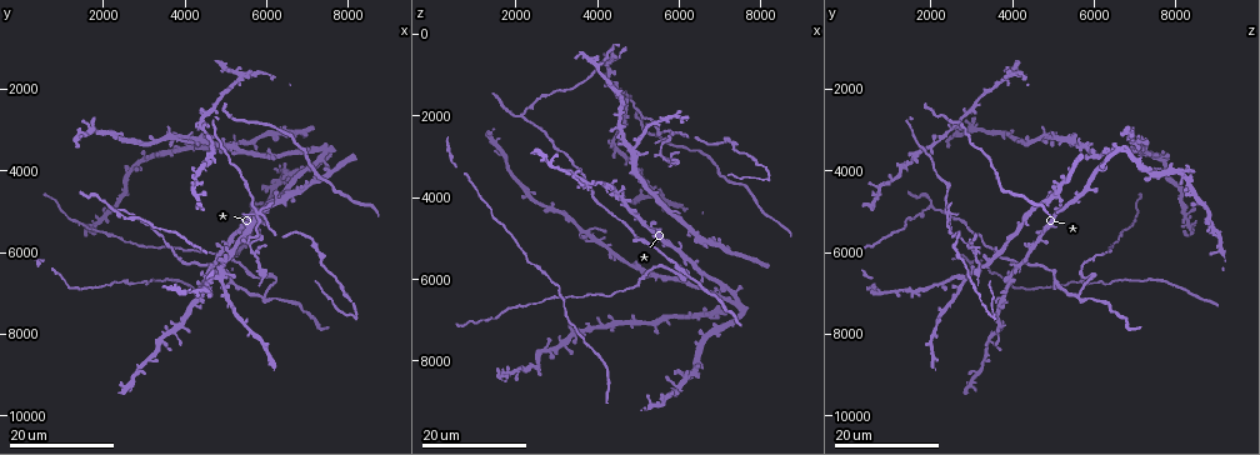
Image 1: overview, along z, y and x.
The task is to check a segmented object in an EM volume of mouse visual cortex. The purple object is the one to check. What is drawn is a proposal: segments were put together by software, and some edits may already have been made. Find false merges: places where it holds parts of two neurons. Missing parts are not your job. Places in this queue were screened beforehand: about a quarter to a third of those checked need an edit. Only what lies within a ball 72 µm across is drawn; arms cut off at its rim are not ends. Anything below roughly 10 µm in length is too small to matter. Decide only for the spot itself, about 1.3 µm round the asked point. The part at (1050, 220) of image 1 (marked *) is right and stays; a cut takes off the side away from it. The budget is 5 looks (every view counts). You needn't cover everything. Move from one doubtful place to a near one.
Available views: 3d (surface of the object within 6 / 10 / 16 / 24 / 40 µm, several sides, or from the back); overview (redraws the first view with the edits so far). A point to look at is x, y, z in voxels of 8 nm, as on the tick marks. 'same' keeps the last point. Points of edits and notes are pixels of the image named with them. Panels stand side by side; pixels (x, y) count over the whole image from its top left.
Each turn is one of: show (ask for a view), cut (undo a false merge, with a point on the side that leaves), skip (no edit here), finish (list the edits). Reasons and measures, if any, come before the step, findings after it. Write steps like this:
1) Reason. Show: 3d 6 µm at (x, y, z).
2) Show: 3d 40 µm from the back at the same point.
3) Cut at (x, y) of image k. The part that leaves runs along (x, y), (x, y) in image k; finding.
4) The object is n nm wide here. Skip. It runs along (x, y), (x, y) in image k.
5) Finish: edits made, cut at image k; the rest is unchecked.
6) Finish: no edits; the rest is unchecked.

Looks like a crossing. Show: 3d 24 µm at (5800, 5050, 2450).

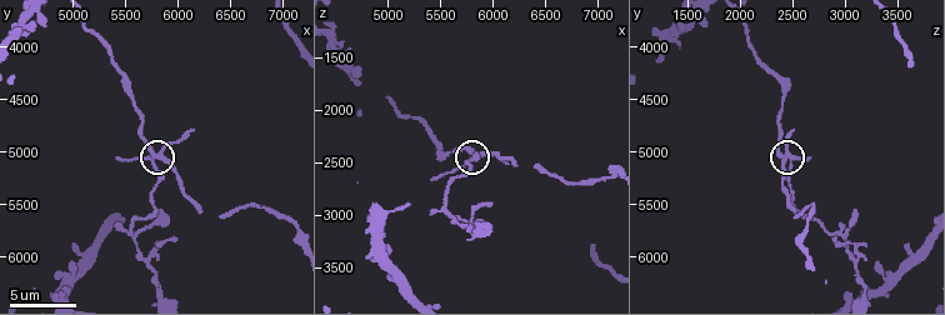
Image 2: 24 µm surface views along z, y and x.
Show: 3d 10 µm at (5820, 5040, 2400).

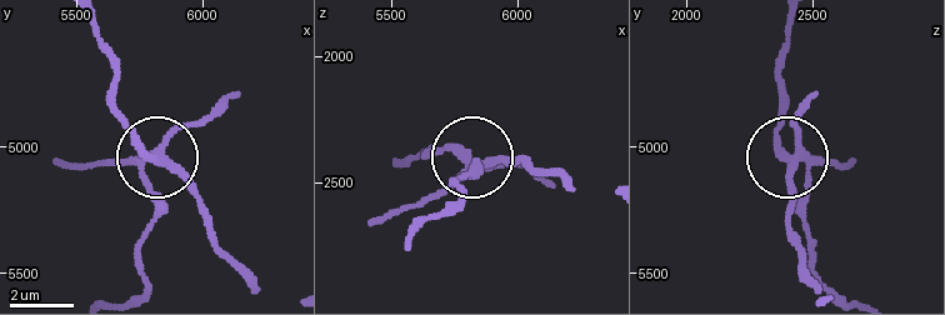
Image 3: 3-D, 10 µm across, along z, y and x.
5 arms meet here. Cut at (159, 204) of image 3. The part that leaves runs along (798, 156), (814, 266), (830, 291) in image 3; two neurons meet here.

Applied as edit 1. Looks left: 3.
Show: 3d 24 µm at (6250, 6600, 5900).

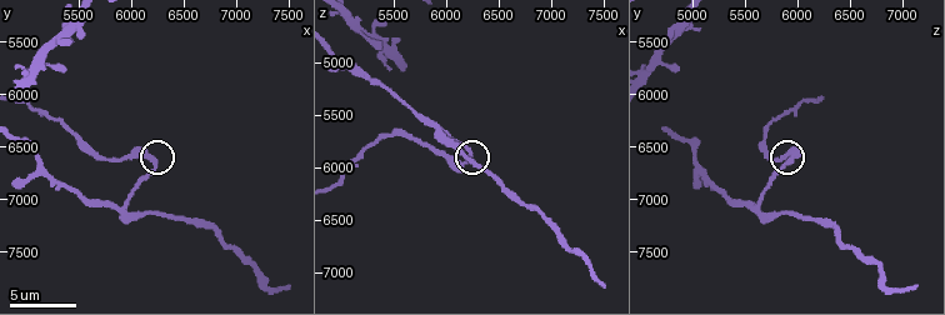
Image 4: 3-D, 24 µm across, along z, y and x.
Show: 3d 6 µm at (6220, 6640, 5920).

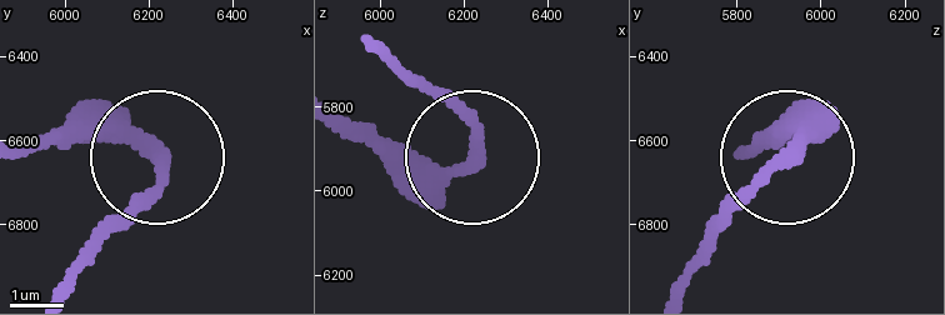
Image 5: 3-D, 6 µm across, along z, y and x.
The object is 270 nm wide here. Skip. It runs along (60, 286), (159, 165), (124, 139), (34, 139) in image 5; continuous, no second neuron.

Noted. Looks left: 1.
Three arms meet. Show: 3d 6 µm at (5920, 7080, 5620).

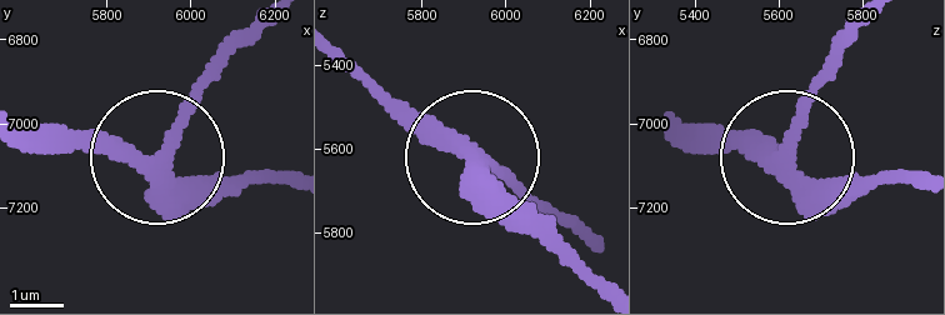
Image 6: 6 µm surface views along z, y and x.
The object is 290 nm wide here. Skip. Continuous, no second neuron.

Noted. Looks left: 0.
Finish: edits made, cut at image 3; the rest is unchecked.

